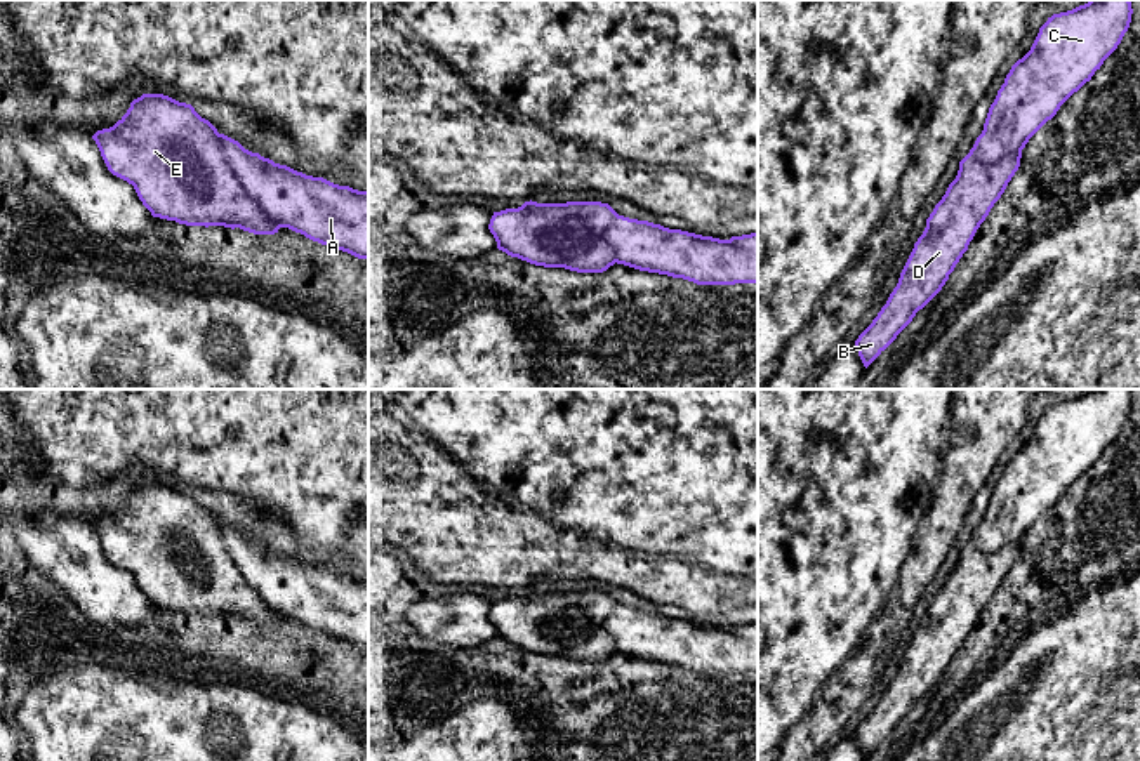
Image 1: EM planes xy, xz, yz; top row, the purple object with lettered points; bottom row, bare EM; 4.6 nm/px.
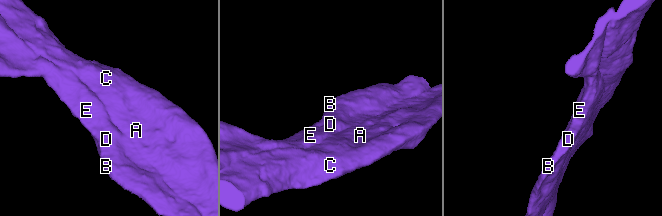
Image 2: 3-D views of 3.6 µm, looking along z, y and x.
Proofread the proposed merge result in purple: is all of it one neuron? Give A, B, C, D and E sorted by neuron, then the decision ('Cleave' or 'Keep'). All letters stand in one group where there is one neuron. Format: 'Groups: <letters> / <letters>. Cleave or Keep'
Groups: A C / B D E. Cleave

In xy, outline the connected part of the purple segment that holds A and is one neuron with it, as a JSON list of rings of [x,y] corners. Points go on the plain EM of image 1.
[[[219,526],[233,563],[273,612],[368,650],[368,580],[306,565]]]

